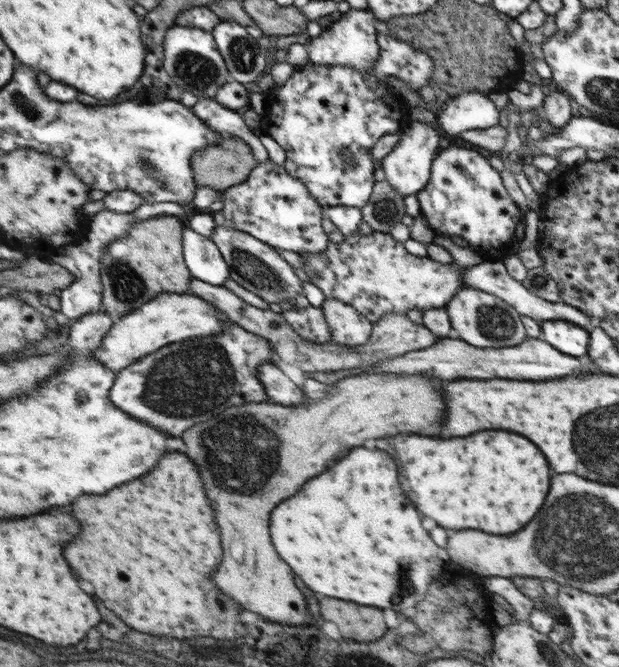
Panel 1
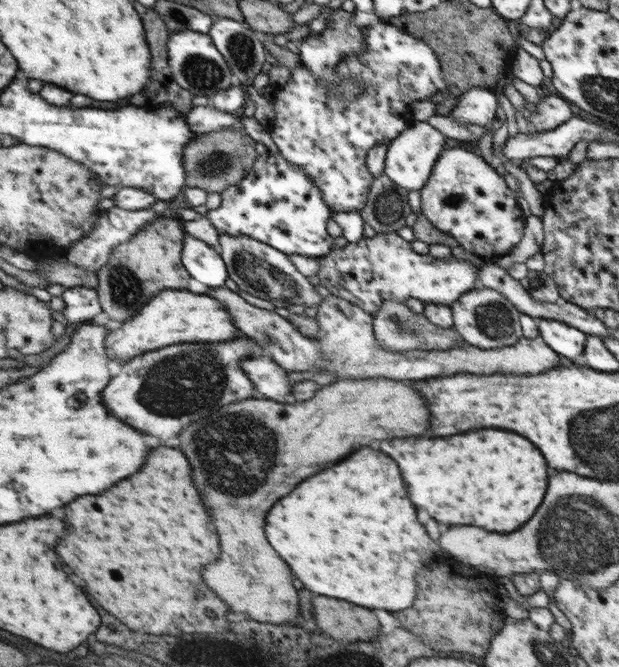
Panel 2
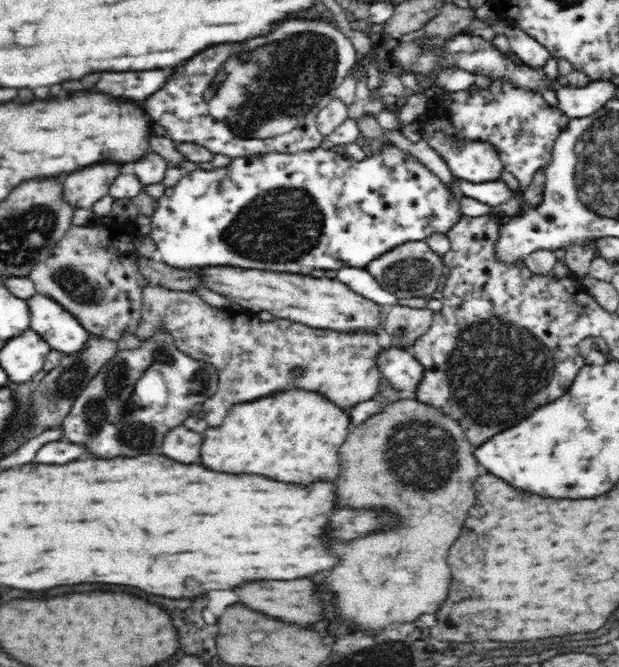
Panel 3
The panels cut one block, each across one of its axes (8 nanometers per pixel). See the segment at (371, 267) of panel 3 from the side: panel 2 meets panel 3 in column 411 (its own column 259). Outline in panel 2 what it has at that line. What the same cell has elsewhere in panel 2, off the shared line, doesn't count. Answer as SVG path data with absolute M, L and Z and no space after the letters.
M220 234L222 257L226 261L230 279L240 290L273 303L275 306L300 304L305 307L316 307L325 298L317 292L317 288L309 282L308 276L303 276L297 266L291 262L288 254L270 244L255 240L251 236L231 236Z

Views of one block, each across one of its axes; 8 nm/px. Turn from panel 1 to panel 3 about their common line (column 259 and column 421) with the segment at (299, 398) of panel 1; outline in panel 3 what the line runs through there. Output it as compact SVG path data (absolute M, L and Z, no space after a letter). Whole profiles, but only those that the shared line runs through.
M390 345L383 348L376 360L381 376L388 378L388 382L399 391L415 392L416 384L422 378L424 367L408 353L406 348Z

